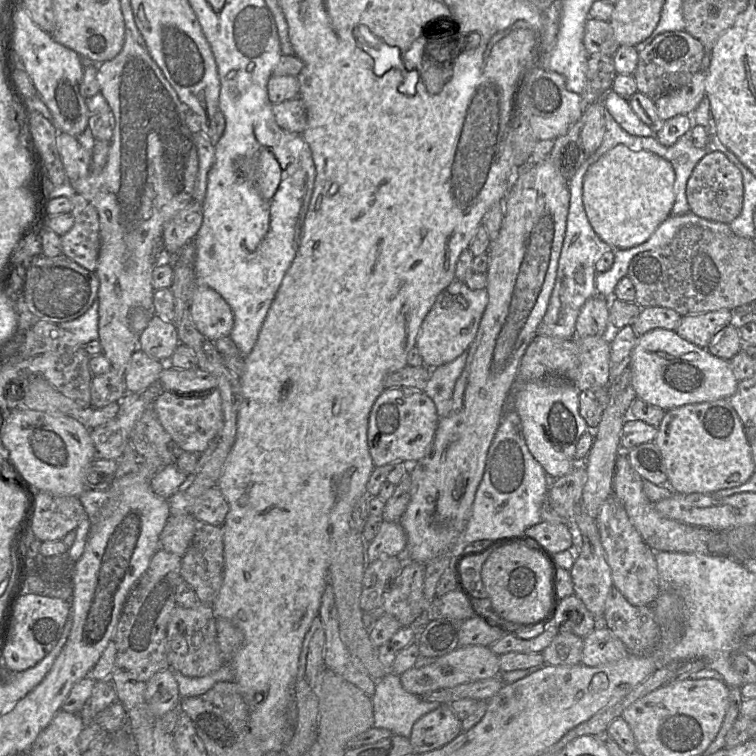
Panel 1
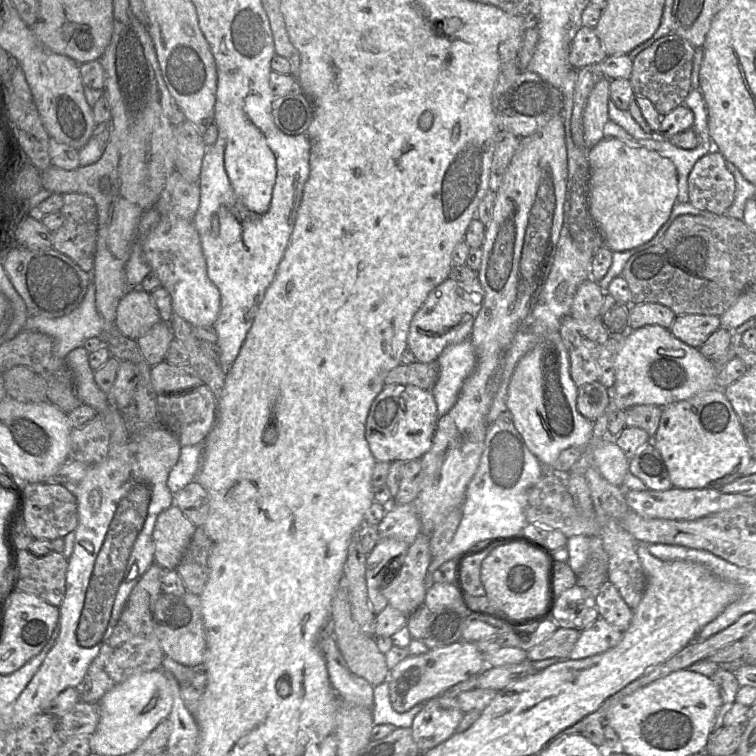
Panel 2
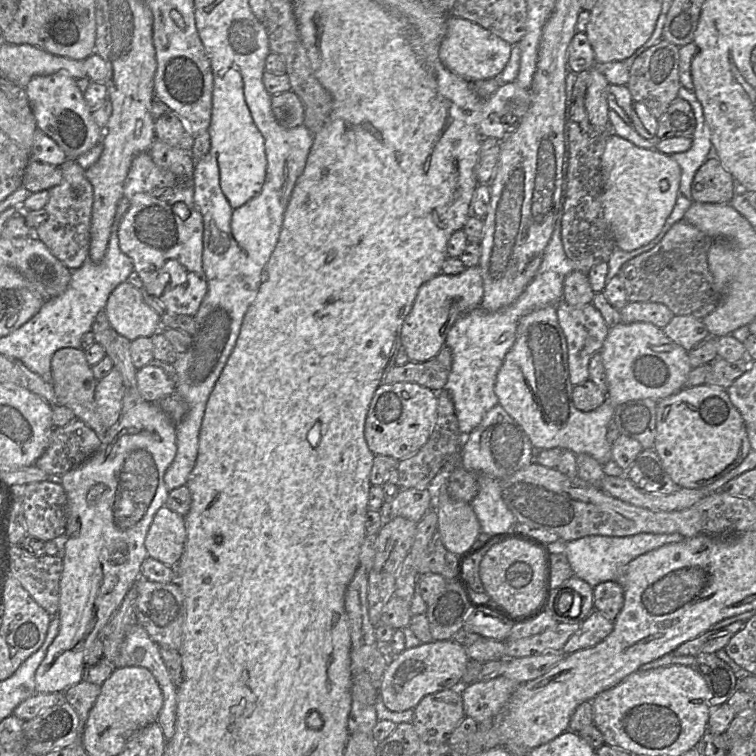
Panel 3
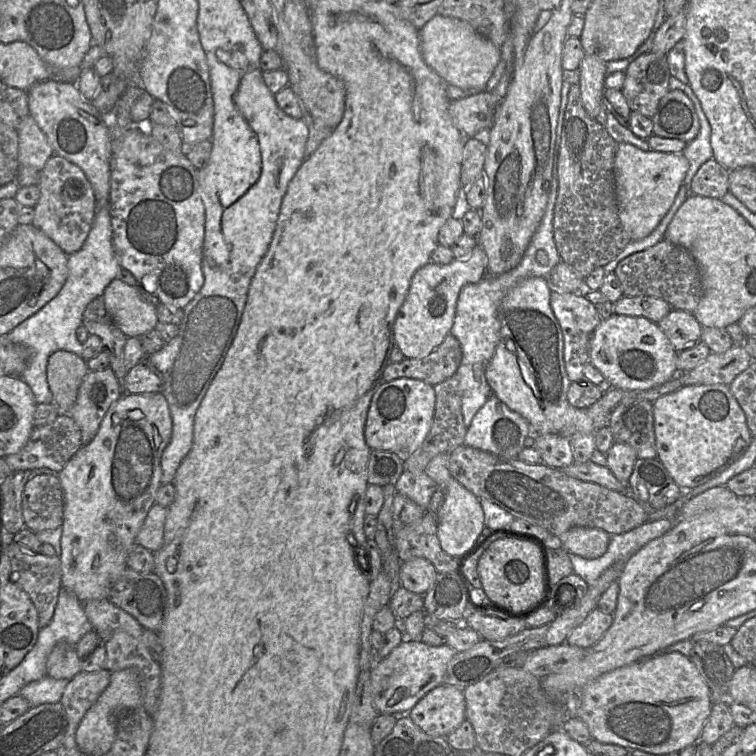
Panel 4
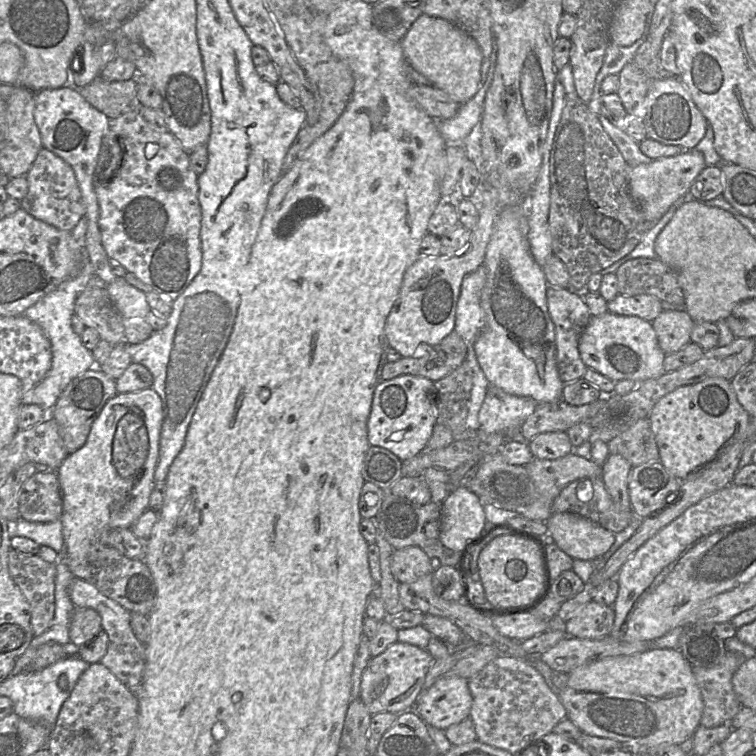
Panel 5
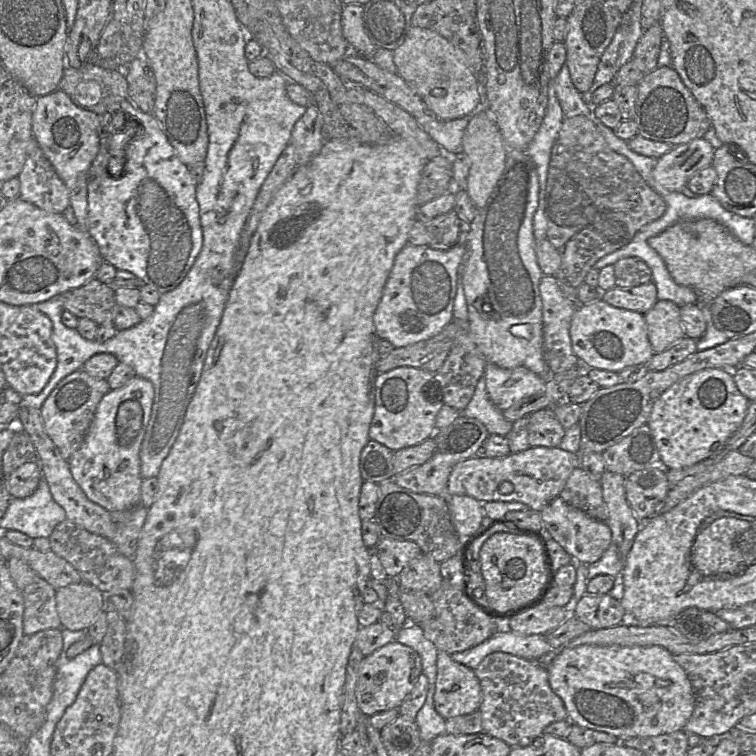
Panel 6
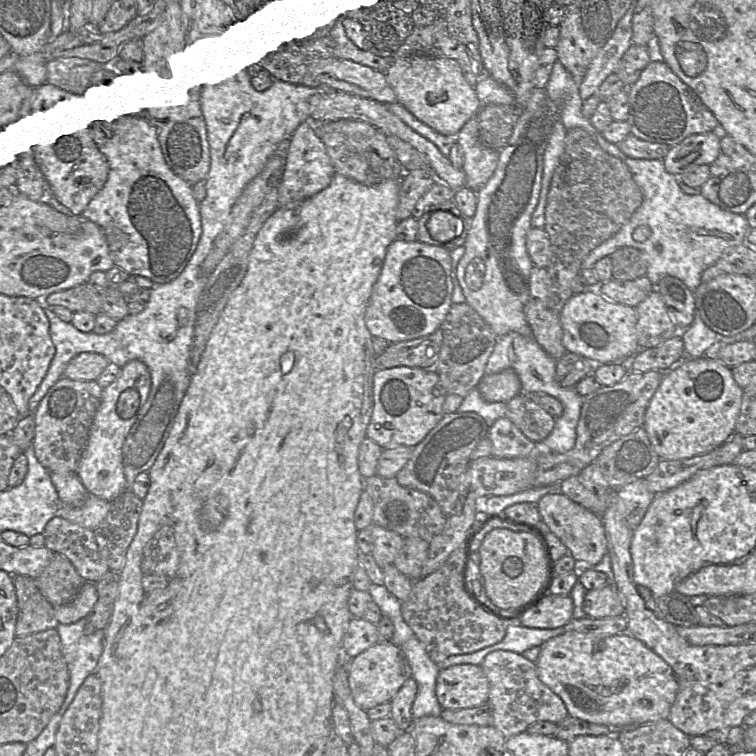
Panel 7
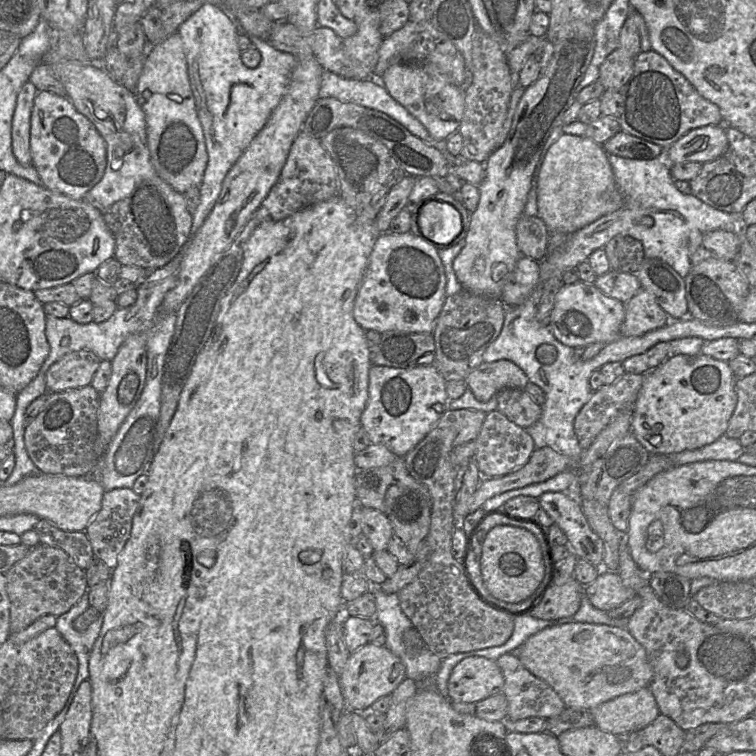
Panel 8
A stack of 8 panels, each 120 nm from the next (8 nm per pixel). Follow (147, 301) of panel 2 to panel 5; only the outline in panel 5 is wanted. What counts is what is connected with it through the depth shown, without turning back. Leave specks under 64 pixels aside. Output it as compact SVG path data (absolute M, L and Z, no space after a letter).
M116 278L108 284L107 291L123 319L145 318L150 311L145 293L129 285L124 278Z

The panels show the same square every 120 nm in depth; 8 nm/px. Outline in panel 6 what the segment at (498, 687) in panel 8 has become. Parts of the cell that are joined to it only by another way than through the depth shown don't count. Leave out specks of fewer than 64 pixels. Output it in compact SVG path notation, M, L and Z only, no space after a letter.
M444 651L437 653L434 707L445 720L479 711L482 705L480 681L474 670L454 661Z

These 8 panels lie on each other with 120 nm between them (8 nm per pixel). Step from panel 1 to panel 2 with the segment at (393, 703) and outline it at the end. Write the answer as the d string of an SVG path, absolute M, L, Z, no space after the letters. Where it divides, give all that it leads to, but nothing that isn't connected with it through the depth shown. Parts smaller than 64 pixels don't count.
M387 679L374 687L373 700L372 717L374 724L392 724L396 728L410 728L414 717L424 705L424 703L419 703L402 713L395 711L391 705Z

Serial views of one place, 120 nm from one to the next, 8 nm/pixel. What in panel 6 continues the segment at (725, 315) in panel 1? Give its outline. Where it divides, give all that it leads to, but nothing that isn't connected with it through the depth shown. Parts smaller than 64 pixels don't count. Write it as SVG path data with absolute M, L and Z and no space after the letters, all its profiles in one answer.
M659 300L644 314L648 340L654 353L665 351L685 334L680 307L669 300Z

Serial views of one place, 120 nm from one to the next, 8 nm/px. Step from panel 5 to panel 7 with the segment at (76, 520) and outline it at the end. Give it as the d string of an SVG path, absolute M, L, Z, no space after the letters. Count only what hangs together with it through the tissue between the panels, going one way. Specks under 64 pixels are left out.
M131 360L121 367L118 378L102 390L100 405L76 474L91 494L108 502L128 489L122 464L122 445L148 398L150 388L151 378L147 366L141 361Z

